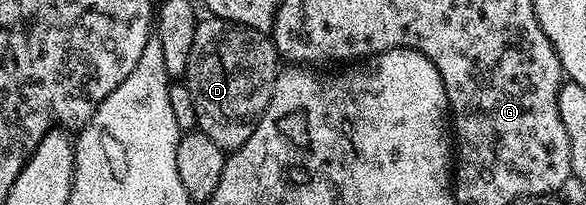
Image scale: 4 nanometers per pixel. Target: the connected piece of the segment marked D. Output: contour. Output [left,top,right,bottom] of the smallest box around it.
[185,16,281,152]

